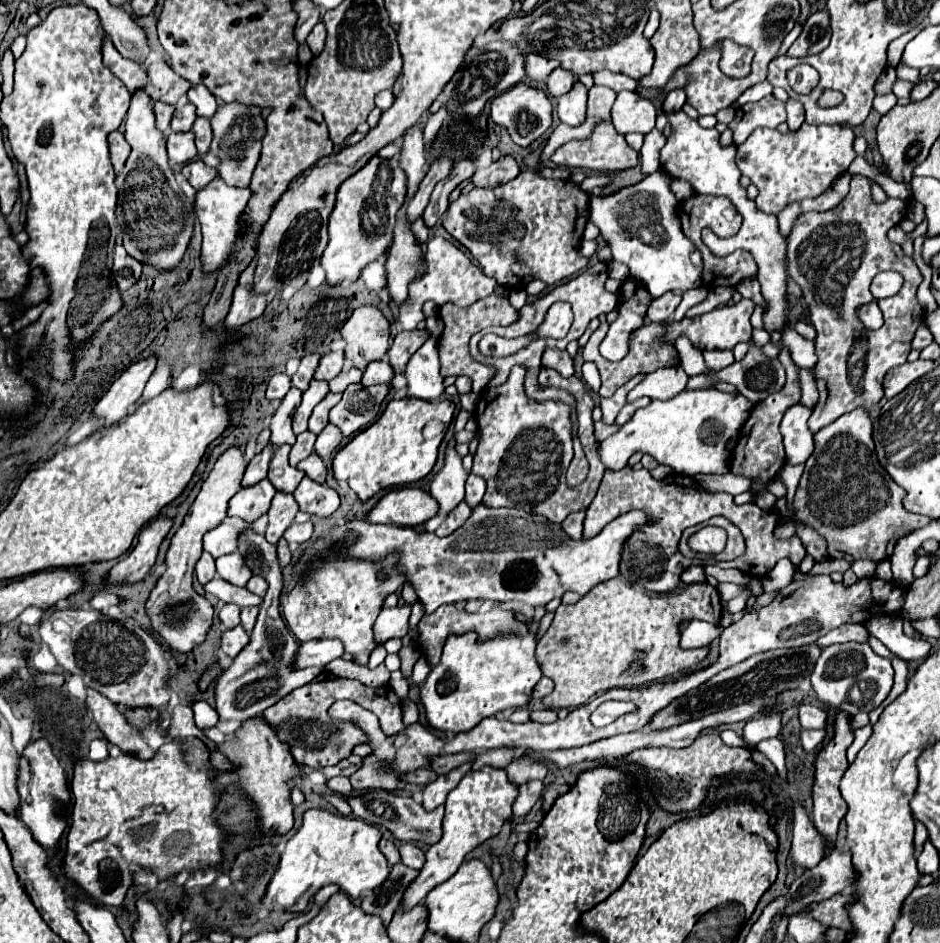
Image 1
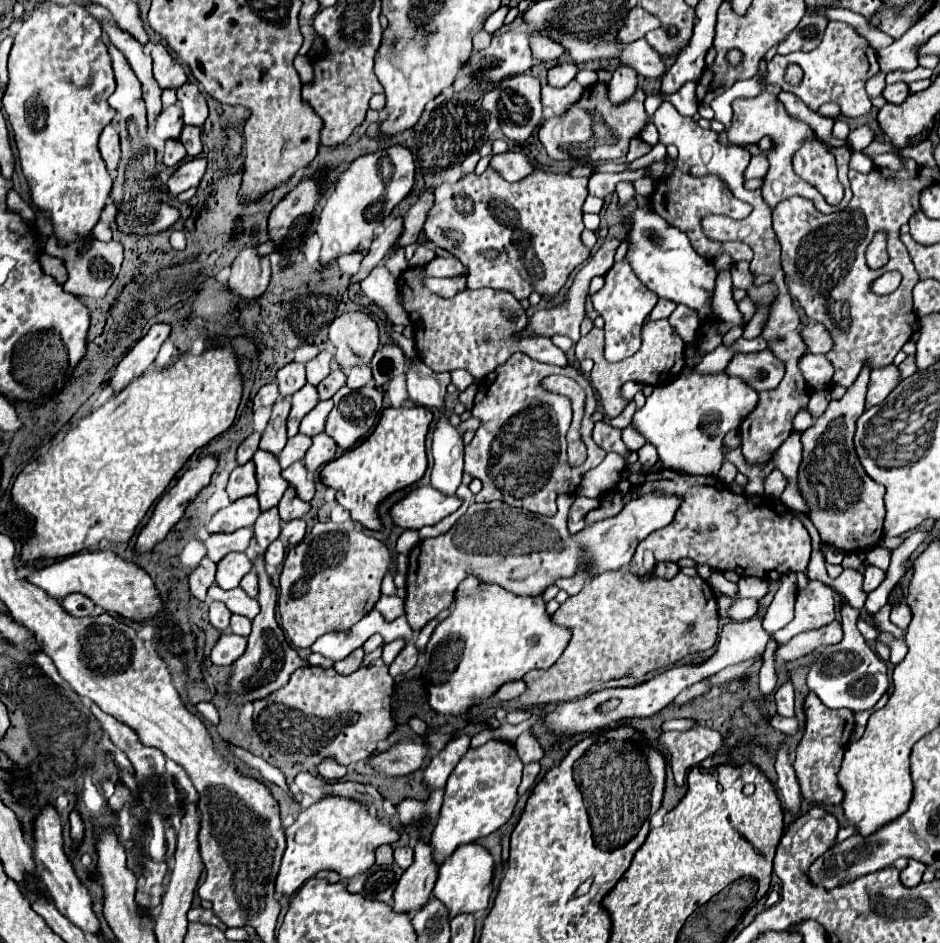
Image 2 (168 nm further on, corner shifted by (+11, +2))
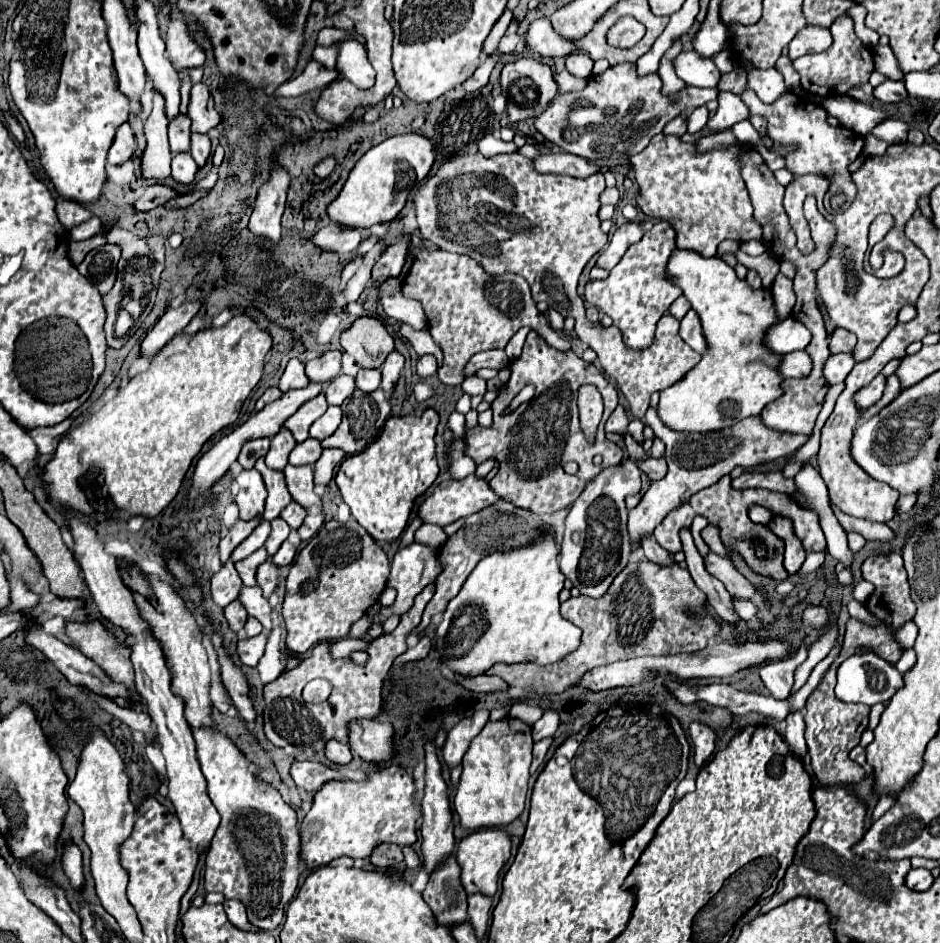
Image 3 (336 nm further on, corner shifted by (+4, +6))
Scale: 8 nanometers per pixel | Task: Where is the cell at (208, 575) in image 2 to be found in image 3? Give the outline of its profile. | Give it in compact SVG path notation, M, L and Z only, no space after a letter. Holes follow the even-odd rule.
M227 561L211 577L211 599L219 607L225 607L225 605L229 605L231 601L237 599L241 587L243 587L243 583L241 583L241 579L239 579L239 575L237 575L237 571L233 567L233 561Z

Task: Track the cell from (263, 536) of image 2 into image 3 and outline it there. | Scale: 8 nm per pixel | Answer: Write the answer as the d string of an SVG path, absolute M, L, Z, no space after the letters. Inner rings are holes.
M277 517L277 519L273 519L271 521L271 535L269 535L269 539L265 541L265 549L267 549L267 553L269 553L269 557L281 547L281 543L289 537L289 525L281 519L281 517Z

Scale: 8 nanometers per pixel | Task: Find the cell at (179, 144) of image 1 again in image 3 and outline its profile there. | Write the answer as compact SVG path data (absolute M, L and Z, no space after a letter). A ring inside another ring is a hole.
M175 153L173 157L173 163L171 163L171 169L173 169L173 179L179 181L179 183L191 183L195 173L197 173L197 163L193 161L191 153Z

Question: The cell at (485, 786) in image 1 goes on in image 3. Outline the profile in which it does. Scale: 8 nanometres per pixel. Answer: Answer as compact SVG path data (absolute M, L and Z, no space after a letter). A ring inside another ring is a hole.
M511 717L487 723L483 731L471 741L463 757L463 773L455 795L455 811L463 829L477 831L483 827L503 827L523 813L531 747L531 727Z

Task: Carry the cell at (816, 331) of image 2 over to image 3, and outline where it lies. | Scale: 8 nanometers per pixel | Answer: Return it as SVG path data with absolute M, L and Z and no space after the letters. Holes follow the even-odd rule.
M835 327L833 333L829 335L829 351L831 353L839 353L839 351L851 353L855 343L857 343L857 337L851 331L841 329L841 327Z

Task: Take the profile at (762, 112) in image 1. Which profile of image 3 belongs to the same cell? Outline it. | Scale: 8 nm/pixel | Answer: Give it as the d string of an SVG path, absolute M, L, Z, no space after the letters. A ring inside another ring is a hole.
M745 89L741 93L741 101L747 105L749 115L761 115L767 119L767 137L773 143L779 143L783 147L795 147L793 151L785 153L785 167L793 173L793 177L803 177L803 175L821 175L829 179L829 191L824 196L824 207L830 213L835 210L831 207L830 199L835 193L842 192L846 196L844 209L857 197L857 187L853 185L849 165L859 157L863 149L863 135L853 133L845 127L831 127L827 123L827 111L809 101L803 99L791 91L779 95L775 103L763 103L753 89Z

